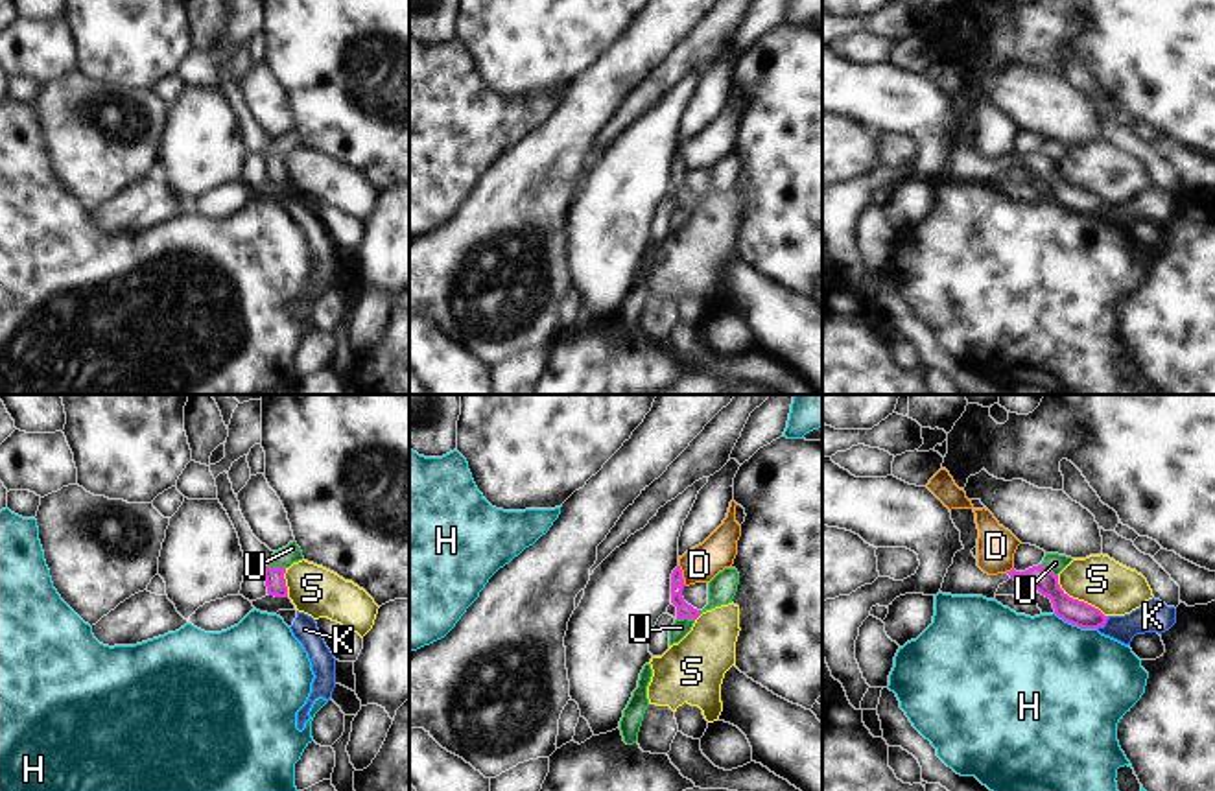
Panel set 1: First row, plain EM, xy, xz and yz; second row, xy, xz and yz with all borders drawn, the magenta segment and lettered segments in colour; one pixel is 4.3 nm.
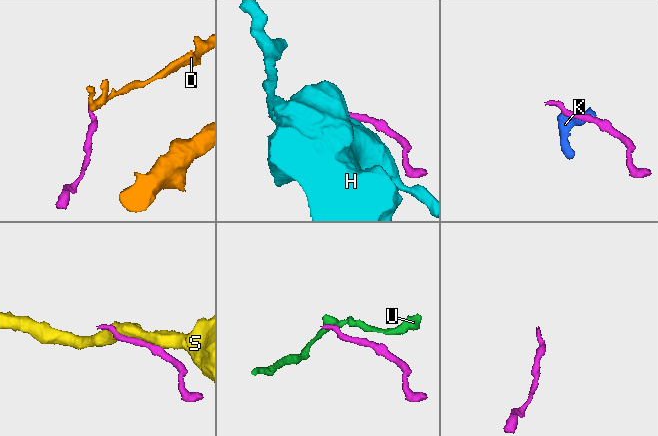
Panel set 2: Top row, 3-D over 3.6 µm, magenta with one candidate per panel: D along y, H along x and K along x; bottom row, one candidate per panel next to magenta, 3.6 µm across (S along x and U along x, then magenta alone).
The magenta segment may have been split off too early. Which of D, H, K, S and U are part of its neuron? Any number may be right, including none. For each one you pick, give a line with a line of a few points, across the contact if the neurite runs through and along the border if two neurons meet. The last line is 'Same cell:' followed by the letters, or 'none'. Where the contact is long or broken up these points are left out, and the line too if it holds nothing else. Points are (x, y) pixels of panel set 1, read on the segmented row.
Same cell: none

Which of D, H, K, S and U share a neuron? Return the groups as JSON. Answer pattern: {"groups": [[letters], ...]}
{"groups": [["D"], ["H"], ["K"], ["S"], ["U"]]}

